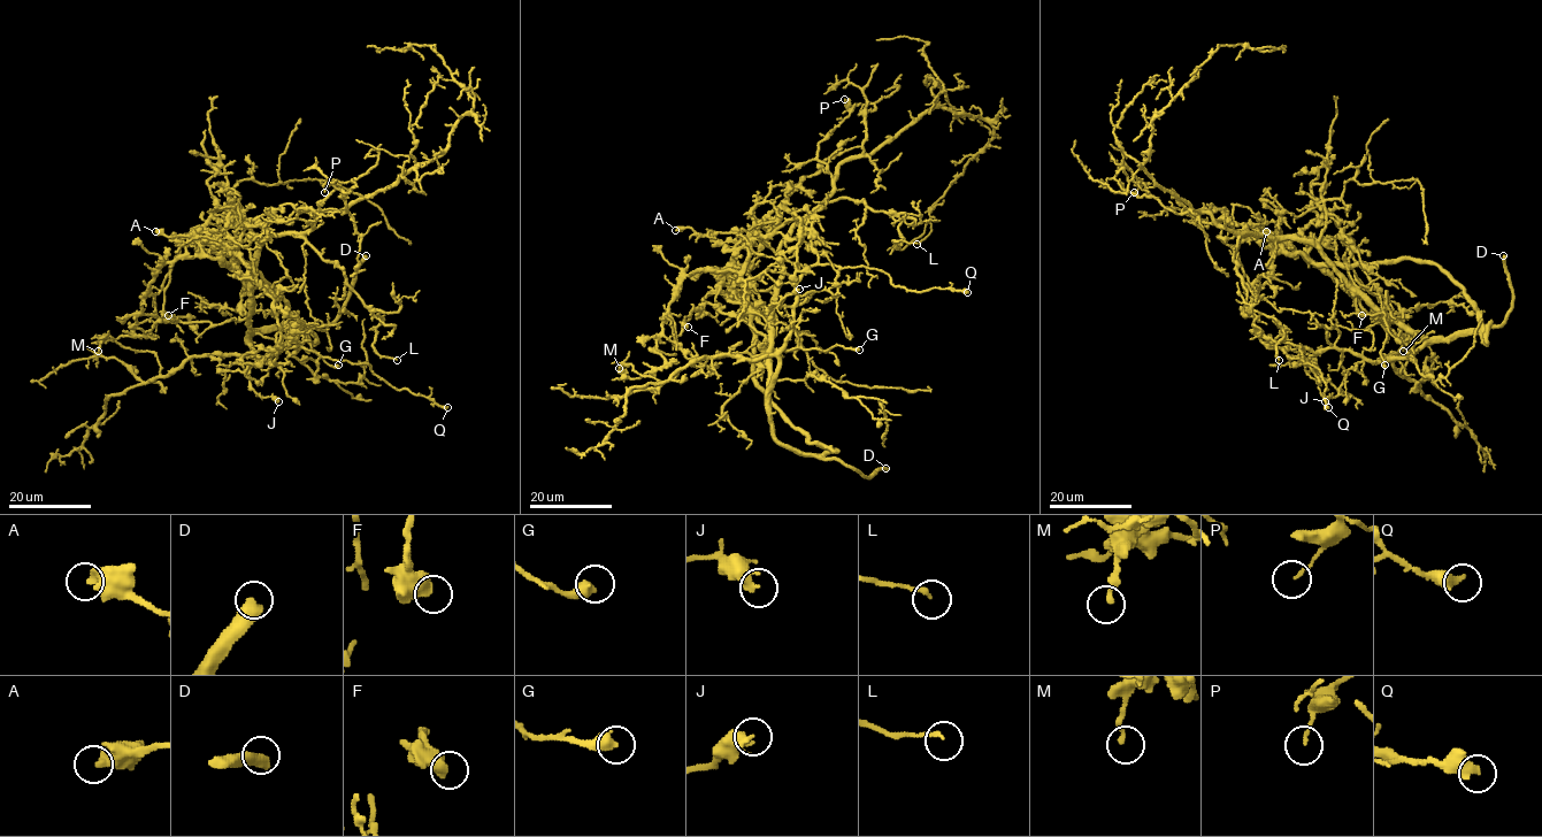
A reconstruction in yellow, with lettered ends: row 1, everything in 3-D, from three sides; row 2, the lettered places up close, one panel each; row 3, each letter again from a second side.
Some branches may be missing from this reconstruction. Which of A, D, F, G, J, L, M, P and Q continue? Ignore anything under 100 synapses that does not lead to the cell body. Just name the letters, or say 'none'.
D

